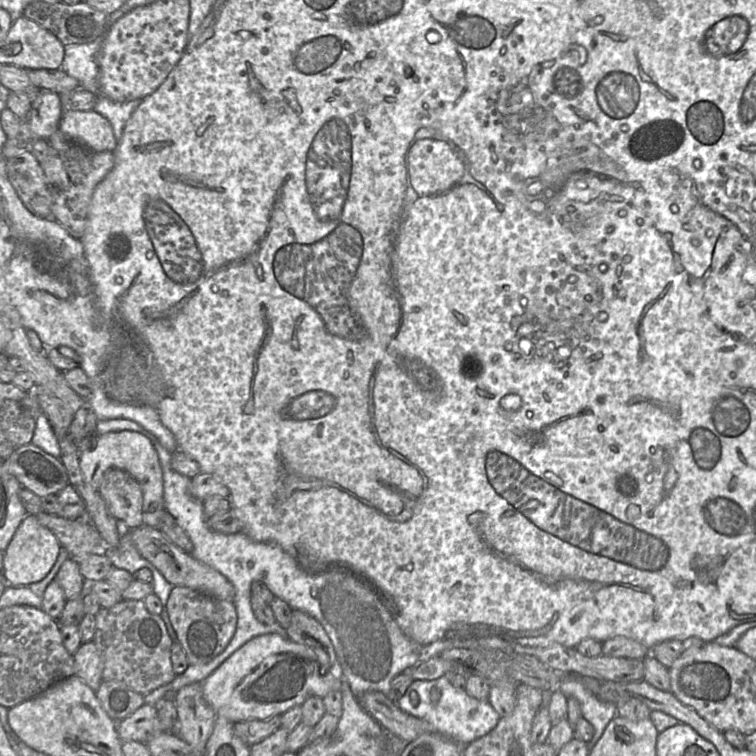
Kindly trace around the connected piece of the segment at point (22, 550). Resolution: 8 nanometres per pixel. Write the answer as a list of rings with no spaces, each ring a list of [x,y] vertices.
[[[27,515],[17,528],[13,538],[3,553],[2,575],[8,585],[28,586],[41,581],[54,566],[61,545],[56,536],[41,525],[34,515]]]

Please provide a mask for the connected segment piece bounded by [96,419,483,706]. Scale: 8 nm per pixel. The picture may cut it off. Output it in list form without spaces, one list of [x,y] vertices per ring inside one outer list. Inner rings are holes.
[[[132,420],[97,421],[97,435],[118,431],[135,431],[152,442],[162,468],[165,509],[190,537],[194,546],[191,555],[223,574],[235,590],[233,604],[237,611],[237,626],[225,650],[206,664],[189,665],[184,673],[176,675],[170,683],[144,695],[146,704],[155,706],[160,698],[174,697],[184,686],[202,683],[230,655],[254,637],[278,634],[289,639],[286,629],[277,621],[264,624],[255,617],[251,607],[251,585],[255,581],[265,583],[275,596],[285,600],[292,609],[304,611],[318,620],[332,641],[340,664],[340,676],[348,682],[355,697],[367,691],[380,691],[389,698],[393,678],[417,663],[438,657],[445,649],[452,647],[483,648],[479,647],[477,641],[447,639],[421,644],[404,632],[391,611],[391,604],[389,606],[379,591],[357,574],[343,567],[330,567],[322,572],[312,572],[304,568],[295,556],[275,544],[256,542],[244,532],[224,534],[211,529],[203,502],[190,493],[191,479],[172,469],[173,453],[165,449],[153,434]]]

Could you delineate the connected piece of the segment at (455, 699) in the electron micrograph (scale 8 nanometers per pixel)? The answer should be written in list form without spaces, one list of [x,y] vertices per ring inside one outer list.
[[[444,675],[435,680],[414,680],[396,703],[402,711],[429,722],[438,733],[460,746],[467,746],[487,735],[501,718],[487,700],[456,690]]]

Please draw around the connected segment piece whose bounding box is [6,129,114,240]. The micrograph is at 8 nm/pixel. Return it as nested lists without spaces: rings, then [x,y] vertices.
[[[59,129],[49,137],[48,143],[49,153],[42,163],[30,151],[7,159],[7,176],[32,214],[46,220],[57,220],[72,237],[80,240],[86,229],[94,189],[113,168],[114,154],[110,151],[92,151]]]

